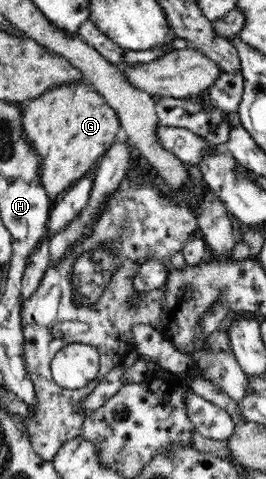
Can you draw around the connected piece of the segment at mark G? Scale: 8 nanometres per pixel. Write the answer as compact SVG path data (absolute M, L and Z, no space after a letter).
M87 81L53 87L39 98L30 100L22 112L22 127L24 139L40 156L40 181L52 204L89 170L96 169L106 150L115 143L117 133L122 132L118 114Z

